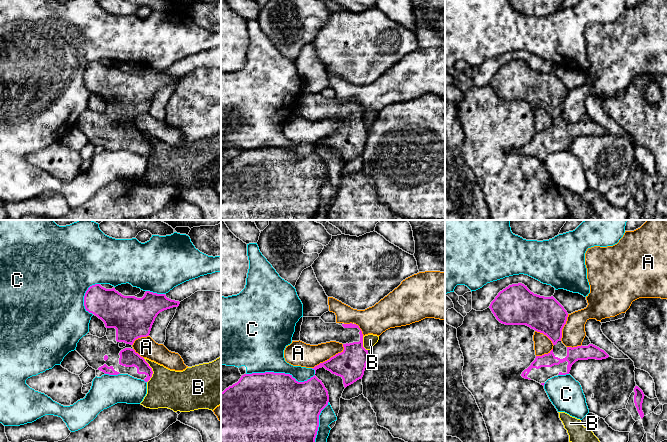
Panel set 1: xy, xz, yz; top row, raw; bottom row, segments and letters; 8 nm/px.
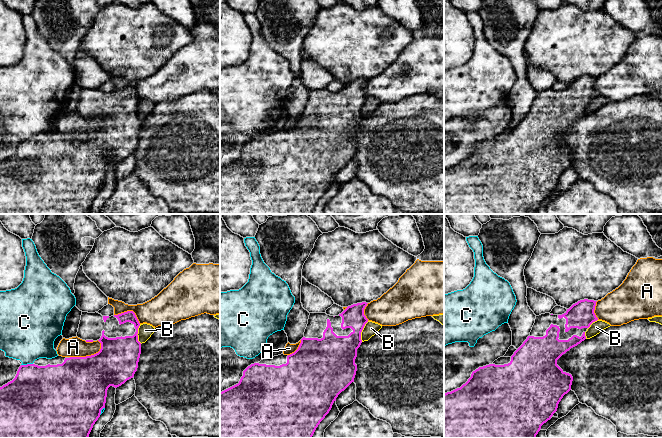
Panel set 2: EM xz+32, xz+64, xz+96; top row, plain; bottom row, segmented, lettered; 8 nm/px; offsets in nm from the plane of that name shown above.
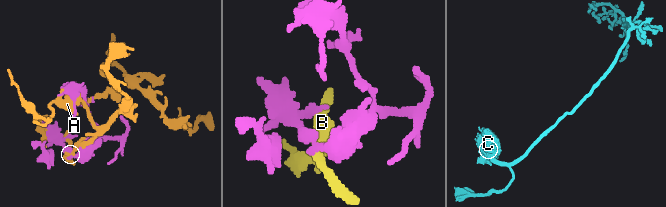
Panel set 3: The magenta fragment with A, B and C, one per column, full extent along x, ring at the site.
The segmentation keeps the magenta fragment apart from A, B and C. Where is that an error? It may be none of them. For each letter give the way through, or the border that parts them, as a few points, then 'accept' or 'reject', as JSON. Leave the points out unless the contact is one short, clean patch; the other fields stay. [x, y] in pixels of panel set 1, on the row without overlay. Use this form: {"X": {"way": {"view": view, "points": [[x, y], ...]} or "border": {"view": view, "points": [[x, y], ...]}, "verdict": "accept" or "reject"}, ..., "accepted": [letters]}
{"A": {"verdict": "reject"}, "B": {"verdict": "reject"}, "C": {"verdict": "reject"}, "accepted": []}

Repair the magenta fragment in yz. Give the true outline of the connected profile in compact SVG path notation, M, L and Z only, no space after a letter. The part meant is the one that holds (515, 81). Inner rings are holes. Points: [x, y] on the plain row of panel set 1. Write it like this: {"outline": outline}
{"outline": "M522 59L512 60L498 69L489 84L496 95L505 101L526 101L546 111L553 119L553 125L542 132L536 132L521 152L544 162L545 158L558 151L569 150L578 136L602 136L609 131L599 123L566 123L562 117L562 105L568 89L553 73L544 73L531 68Z"}

